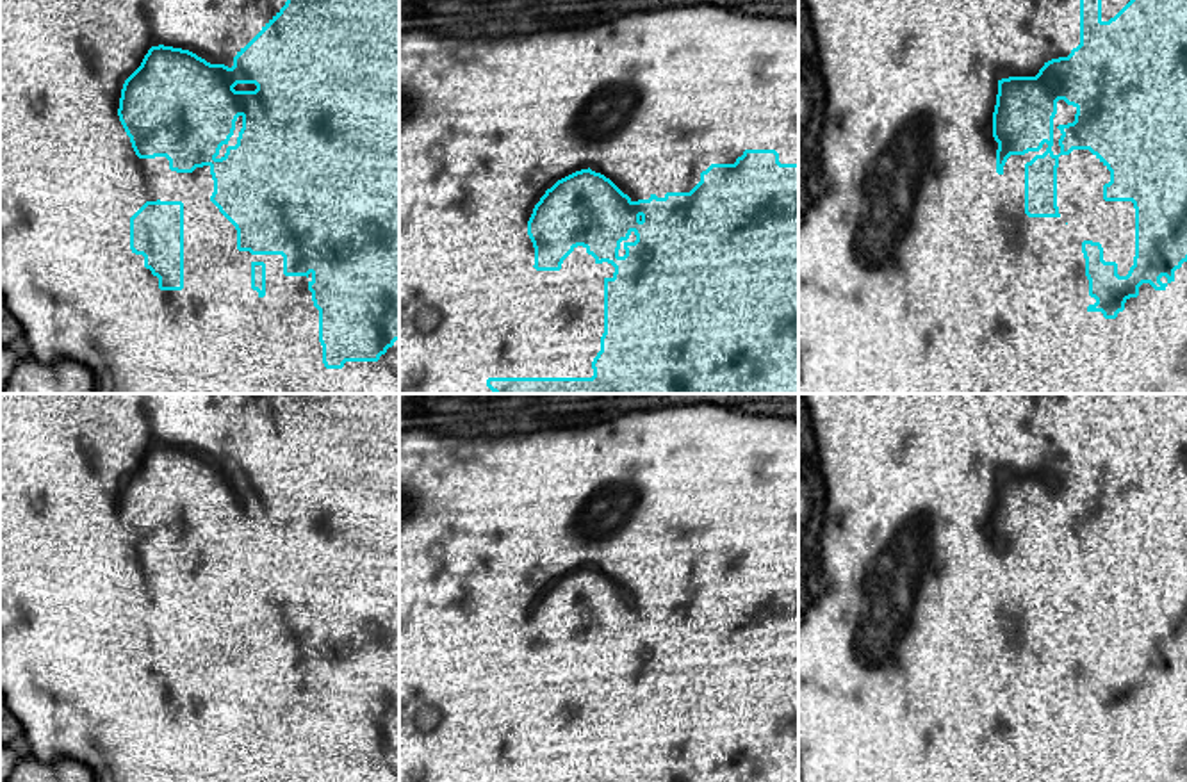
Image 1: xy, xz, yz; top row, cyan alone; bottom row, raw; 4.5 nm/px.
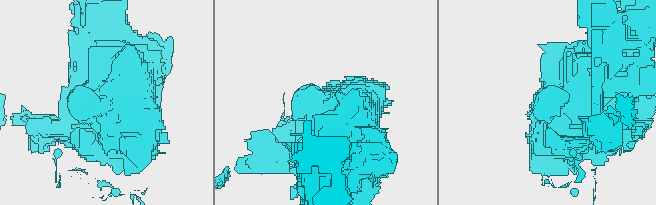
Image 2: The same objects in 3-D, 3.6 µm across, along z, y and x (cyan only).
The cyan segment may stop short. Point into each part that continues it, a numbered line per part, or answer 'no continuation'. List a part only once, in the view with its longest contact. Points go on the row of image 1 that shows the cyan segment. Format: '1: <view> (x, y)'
no continuation

